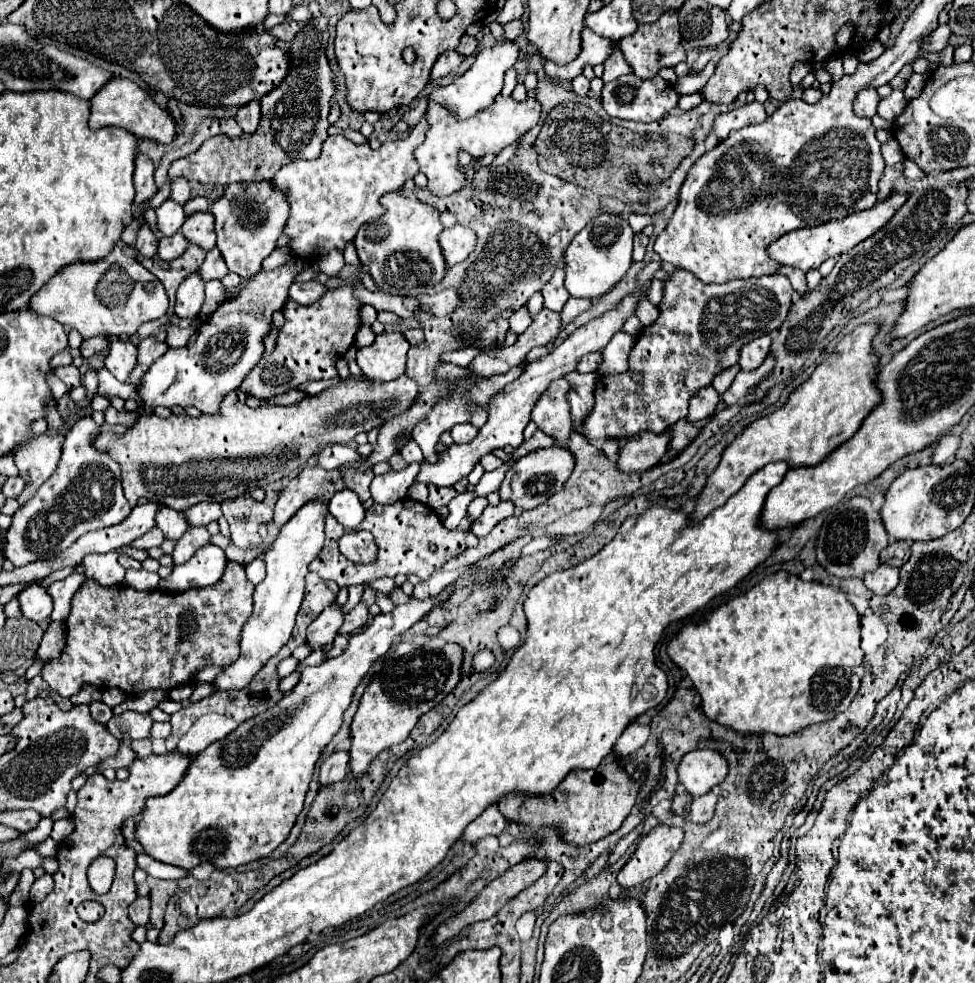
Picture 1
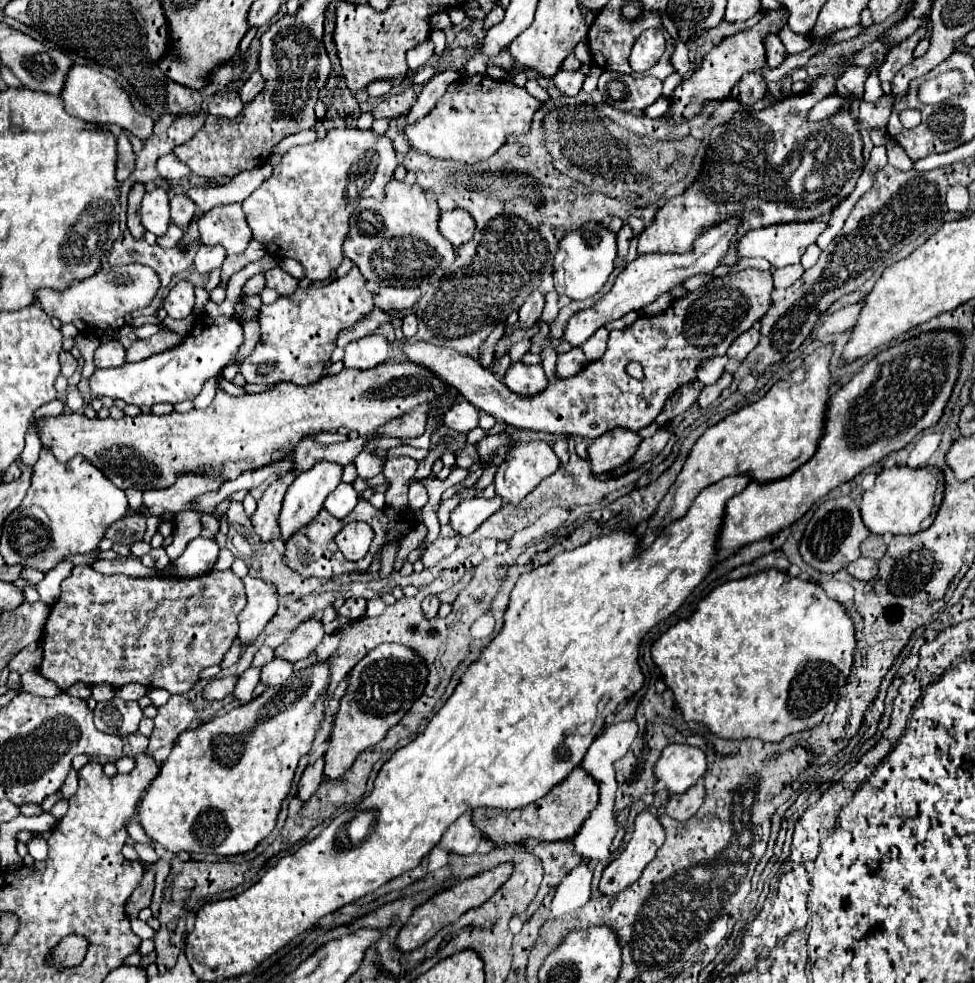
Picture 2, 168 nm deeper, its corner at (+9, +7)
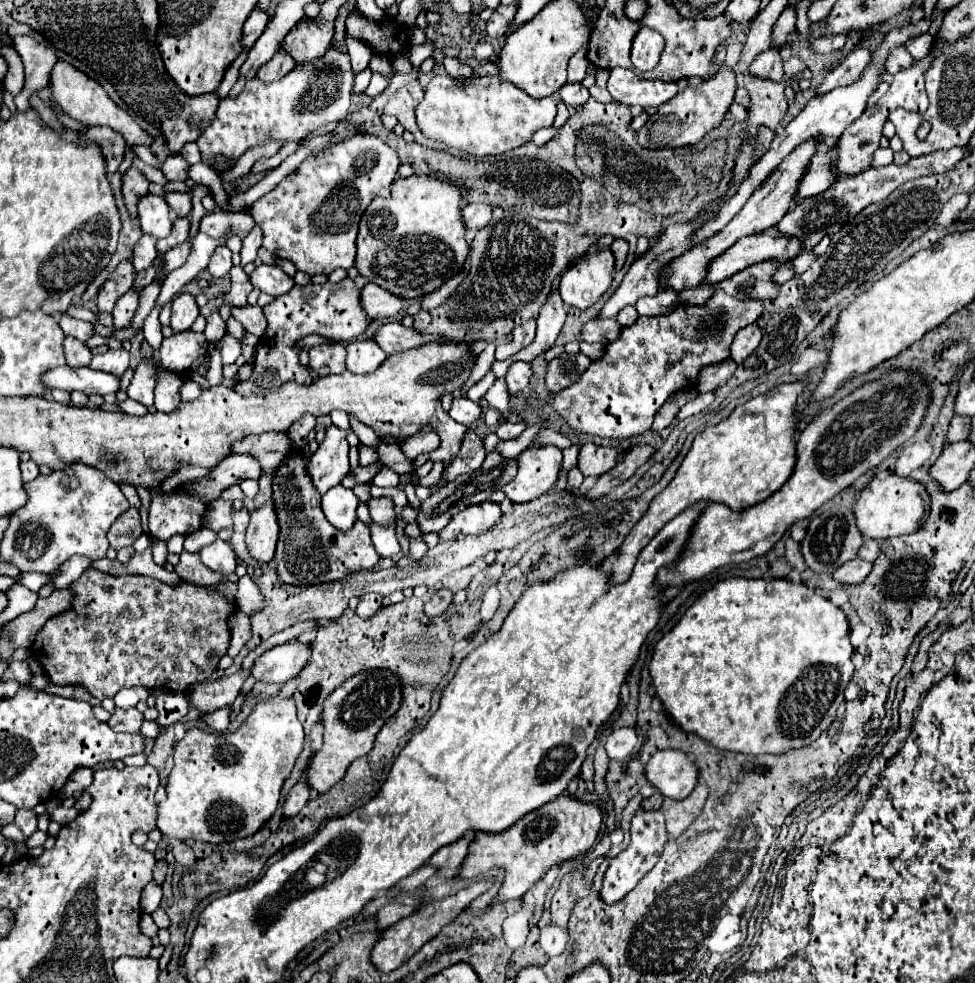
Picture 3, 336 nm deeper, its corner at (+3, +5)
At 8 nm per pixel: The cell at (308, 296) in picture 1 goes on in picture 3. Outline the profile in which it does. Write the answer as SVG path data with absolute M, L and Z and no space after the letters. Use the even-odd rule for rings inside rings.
M259 265L253 269L253 273L249 277L251 277L253 287L257 287L269 295L283 295L283 293L291 291L291 287L295 285L293 279L277 265Z

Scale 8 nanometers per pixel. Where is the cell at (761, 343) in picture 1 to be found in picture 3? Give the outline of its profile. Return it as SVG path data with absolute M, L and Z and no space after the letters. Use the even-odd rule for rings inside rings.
M747 325L735 335L735 341L731 345L731 359L739 365L743 363L759 345L761 341L761 329L757 325Z

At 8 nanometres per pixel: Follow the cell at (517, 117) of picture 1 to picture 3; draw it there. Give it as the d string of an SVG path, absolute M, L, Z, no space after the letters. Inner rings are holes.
M437 75L425 87L425 99L417 107L417 125L425 137L445 147L475 157L501 155L525 145L537 129L553 127L555 107L555 97L535 99L499 77L453 79L449 75Z

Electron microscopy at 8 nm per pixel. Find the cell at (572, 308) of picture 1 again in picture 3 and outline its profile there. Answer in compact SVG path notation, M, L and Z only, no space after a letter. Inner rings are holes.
M497 378L485 394L484 398L488 401L490 407L496 408L502 414L507 415L509 407L509 394L504 378Z

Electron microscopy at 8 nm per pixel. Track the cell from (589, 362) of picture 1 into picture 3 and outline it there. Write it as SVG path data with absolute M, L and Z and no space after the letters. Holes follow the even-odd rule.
M561 353L559 357L555 357L547 365L547 375L545 375L549 393L557 393L563 387L569 387L571 383L575 383L579 375L583 375L583 371L589 367L589 363L591 359L583 353L577 353L577 355Z

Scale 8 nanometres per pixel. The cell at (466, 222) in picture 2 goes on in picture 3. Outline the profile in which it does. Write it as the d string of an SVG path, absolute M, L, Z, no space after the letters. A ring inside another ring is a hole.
M471 203L471 205L465 205L461 215L463 215L463 223L467 229L483 229L489 219L491 219L491 205L485 205L485 203Z

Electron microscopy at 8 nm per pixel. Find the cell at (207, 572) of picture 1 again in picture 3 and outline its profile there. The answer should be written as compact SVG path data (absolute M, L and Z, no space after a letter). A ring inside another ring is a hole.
M215 539L213 543L205 545L205 547L199 551L199 557L201 557L203 565L207 565L207 567L213 569L213 571L231 573L231 571L235 571L235 567L237 567L233 549L231 549L225 541L221 541L221 539Z

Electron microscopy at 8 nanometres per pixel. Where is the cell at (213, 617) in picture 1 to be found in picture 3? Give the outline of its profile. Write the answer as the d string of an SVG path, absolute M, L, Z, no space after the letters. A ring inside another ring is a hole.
M87 569L79 581L75 581L69 589L73 593L73 601L71 601L71 609L67 609L67 613L59 613L55 617L51 617L45 627L37 633L37 639L31 647L31 655L33 659L37 659L43 669L47 671L51 683L55 685L83 685L93 697L97 699L105 699L105 697L115 697L115 693L123 687L135 687L135 685L143 685L147 689L171 689L171 691L179 691L185 693L191 685L197 683L205 683L209 679L209 675L217 669L219 661L223 655L227 655L229 649L229 641L231 641L231 627L229 627L229 619L235 615L235 583L217 583L217 585L209 585L209 587L197 587L191 583L181 581L179 587L171 587L165 583L157 583L155 579L149 577L137 577L137 575L107 575L103 571L97 569Z

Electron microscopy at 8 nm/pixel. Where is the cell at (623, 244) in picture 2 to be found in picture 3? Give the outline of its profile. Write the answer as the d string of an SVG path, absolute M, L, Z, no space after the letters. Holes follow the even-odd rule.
M615 239L611 245L611 251L615 255L615 267L621 269L625 259L627 259L627 253L629 253L629 243L625 239Z

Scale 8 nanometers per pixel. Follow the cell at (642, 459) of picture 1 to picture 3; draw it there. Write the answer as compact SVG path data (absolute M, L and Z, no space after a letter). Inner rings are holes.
M585 443L579 449L577 467L581 469L581 473L585 477L589 477L589 475L599 477L599 475L611 471L611 467L615 467L615 463L619 463L621 455L623 455L623 451L617 447L603 447L603 445L595 445L595 443Z

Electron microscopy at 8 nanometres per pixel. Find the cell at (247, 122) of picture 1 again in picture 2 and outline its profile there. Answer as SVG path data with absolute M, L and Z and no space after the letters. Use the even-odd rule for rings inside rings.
M253 71L251 77L241 85L241 99L243 99L243 103L253 101L253 97L263 89L263 85L265 85L265 81L263 81L261 73Z

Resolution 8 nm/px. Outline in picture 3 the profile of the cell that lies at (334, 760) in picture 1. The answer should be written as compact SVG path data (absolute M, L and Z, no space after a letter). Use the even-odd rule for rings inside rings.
M301 779L301 781L291 789L291 793L289 793L287 801L285 801L285 807L283 807L285 817L297 815L297 813L305 807L305 803L309 801L309 795L311 795L311 787L309 787L309 783L307 783L305 779Z

